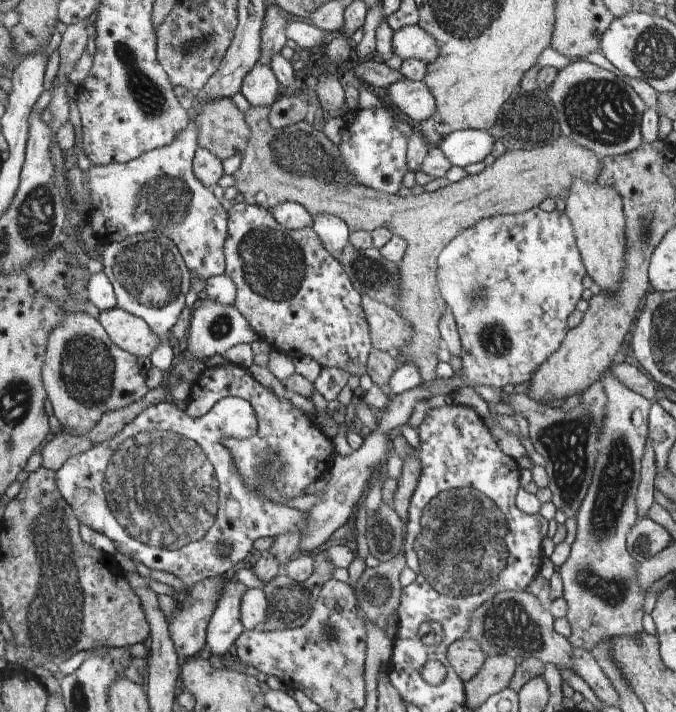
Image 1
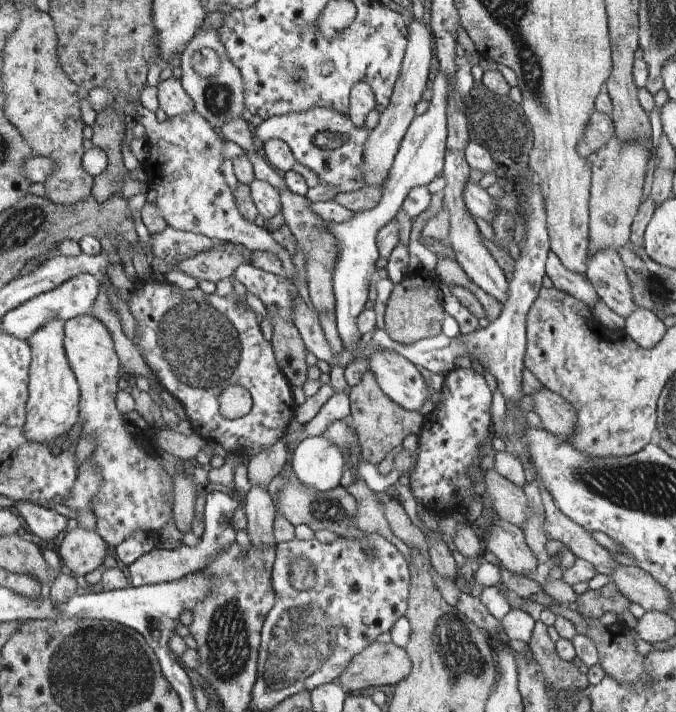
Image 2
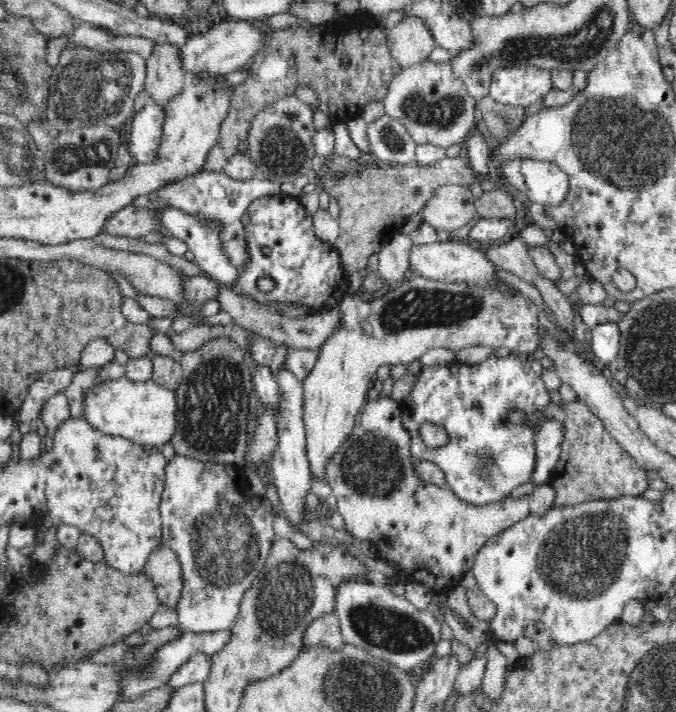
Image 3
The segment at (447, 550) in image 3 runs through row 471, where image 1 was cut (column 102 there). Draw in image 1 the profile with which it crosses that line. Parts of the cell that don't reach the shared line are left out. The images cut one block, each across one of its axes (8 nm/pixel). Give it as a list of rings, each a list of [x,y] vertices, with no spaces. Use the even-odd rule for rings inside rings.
[[[78,311],[70,314],[68,320],[62,320],[60,326],[56,326],[48,337],[47,356],[44,357],[44,382],[56,420],[71,436],[85,436],[94,429],[103,414],[126,408],[144,398],[148,392],[146,378],[142,376],[142,368],[138,366],[136,370],[134,354],[116,346],[99,319]]]

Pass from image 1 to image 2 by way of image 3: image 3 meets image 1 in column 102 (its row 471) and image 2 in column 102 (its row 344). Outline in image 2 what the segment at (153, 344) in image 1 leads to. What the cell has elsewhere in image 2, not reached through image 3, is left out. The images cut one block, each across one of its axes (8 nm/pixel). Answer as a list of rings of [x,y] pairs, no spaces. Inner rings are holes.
[[[91,314],[76,316],[65,323],[64,330],[64,350],[67,353],[68,362],[71,369],[75,371],[75,377],[79,381],[80,399],[79,399],[79,420],[78,424],[82,425],[82,434],[86,432],[95,436],[96,447],[88,460],[100,468],[102,476],[102,486],[98,494],[92,498],[93,513],[96,517],[96,531],[108,542],[108,546],[114,549],[122,544],[126,538],[145,532],[153,538],[162,530],[166,524],[172,523],[172,504],[169,504],[167,494],[172,490],[173,483],[166,469],[160,464],[160,459],[154,454],[150,456],[146,452],[146,446],[142,446],[140,441],[134,440],[135,436],[126,430],[122,413],[116,410],[116,392],[118,392],[118,372],[120,372],[120,362],[115,351],[115,343],[111,331],[94,318]]]

